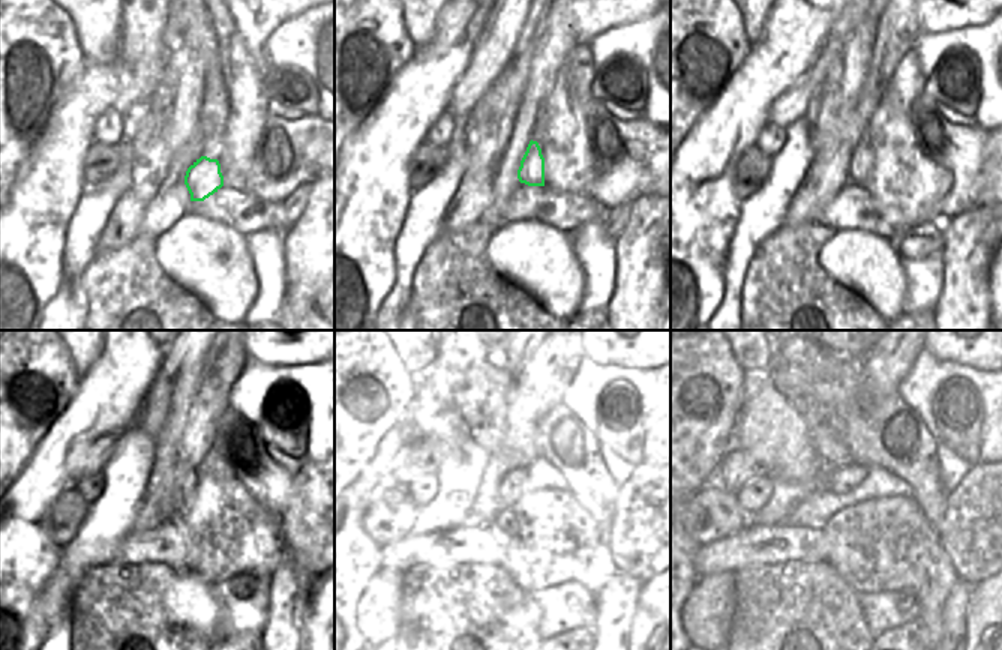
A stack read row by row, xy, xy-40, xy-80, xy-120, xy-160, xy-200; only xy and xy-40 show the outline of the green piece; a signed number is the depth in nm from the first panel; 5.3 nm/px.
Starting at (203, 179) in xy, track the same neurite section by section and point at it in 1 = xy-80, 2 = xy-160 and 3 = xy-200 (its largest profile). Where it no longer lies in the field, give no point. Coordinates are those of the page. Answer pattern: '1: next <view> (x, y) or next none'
1: next xy-80 (861, 159)
2: next xy-160 (510, 484)
3: next xy-200 (846, 478)

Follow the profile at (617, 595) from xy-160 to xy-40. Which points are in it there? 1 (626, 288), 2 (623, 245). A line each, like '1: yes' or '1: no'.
1: yes
2: yes

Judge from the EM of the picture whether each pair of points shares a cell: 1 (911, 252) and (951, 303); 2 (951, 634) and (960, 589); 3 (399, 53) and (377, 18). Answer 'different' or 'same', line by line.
1: different
2: same
3: same

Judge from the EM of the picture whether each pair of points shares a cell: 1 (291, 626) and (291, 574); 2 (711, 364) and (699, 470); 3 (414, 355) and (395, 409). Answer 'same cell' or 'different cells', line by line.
1: same cell
2: same cell
3: different cells

